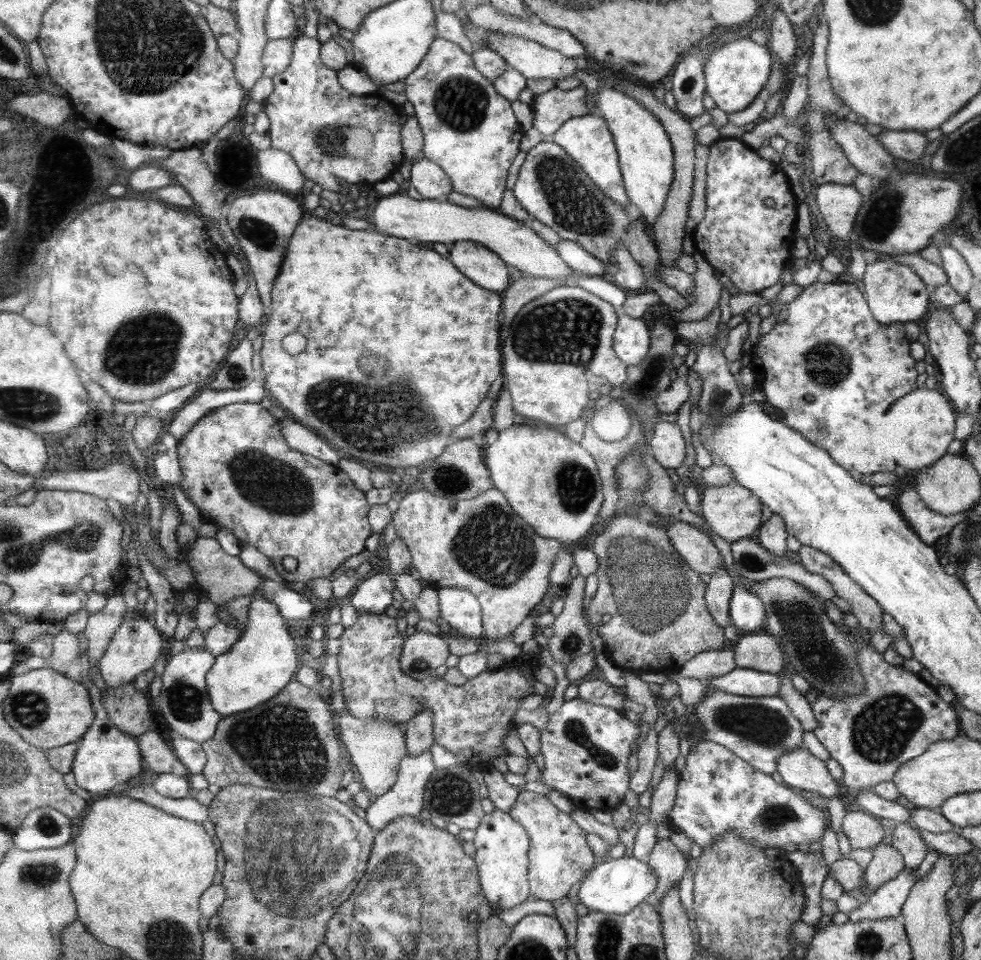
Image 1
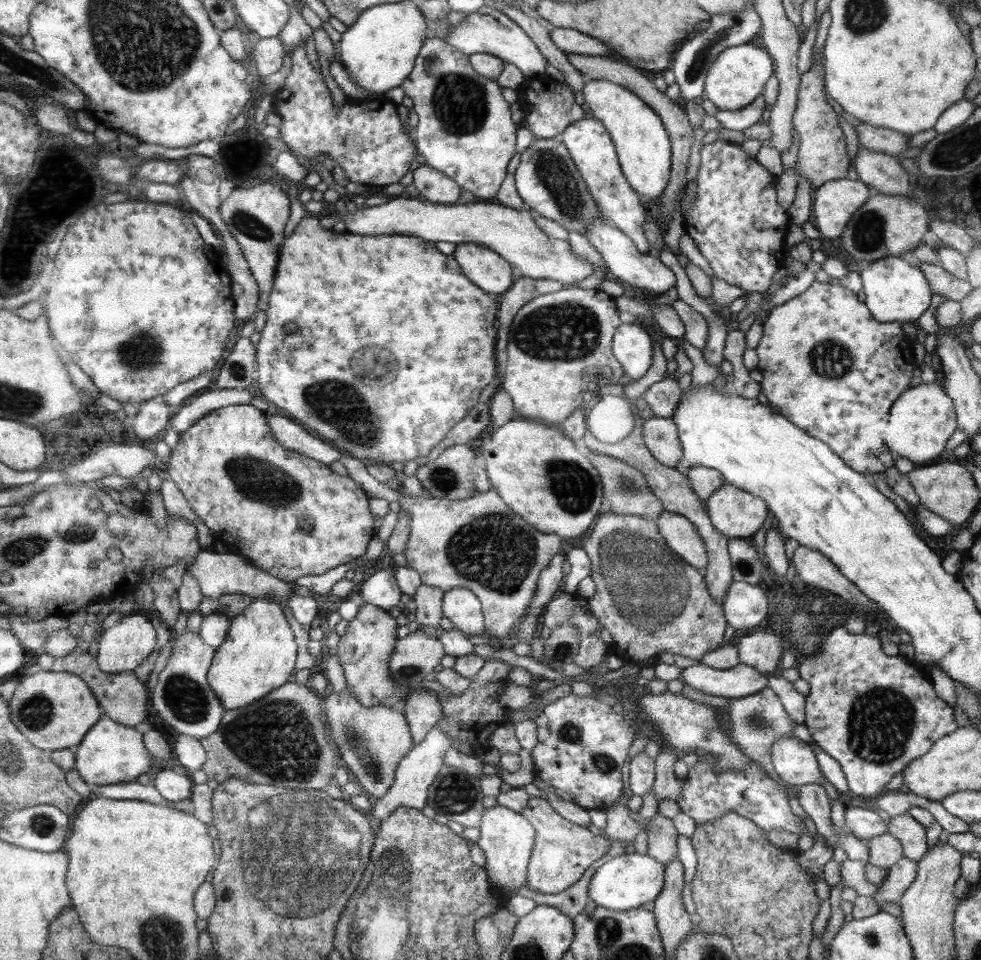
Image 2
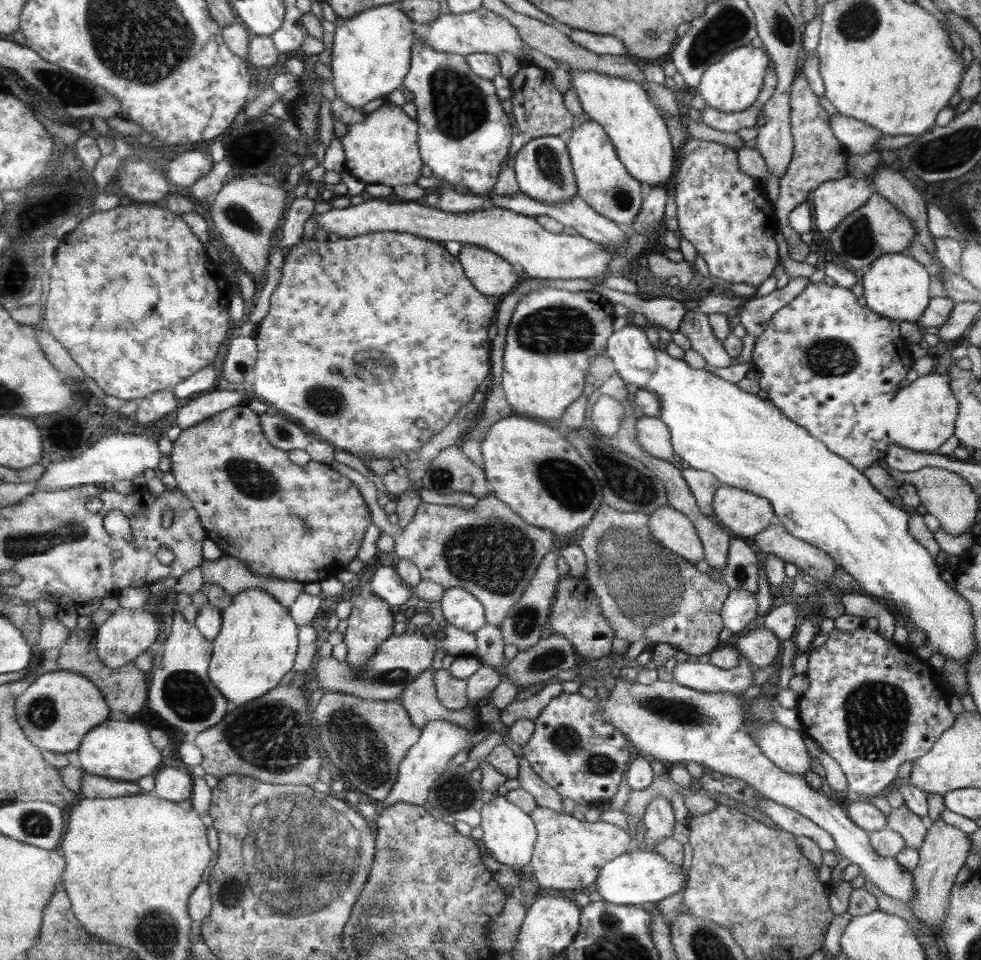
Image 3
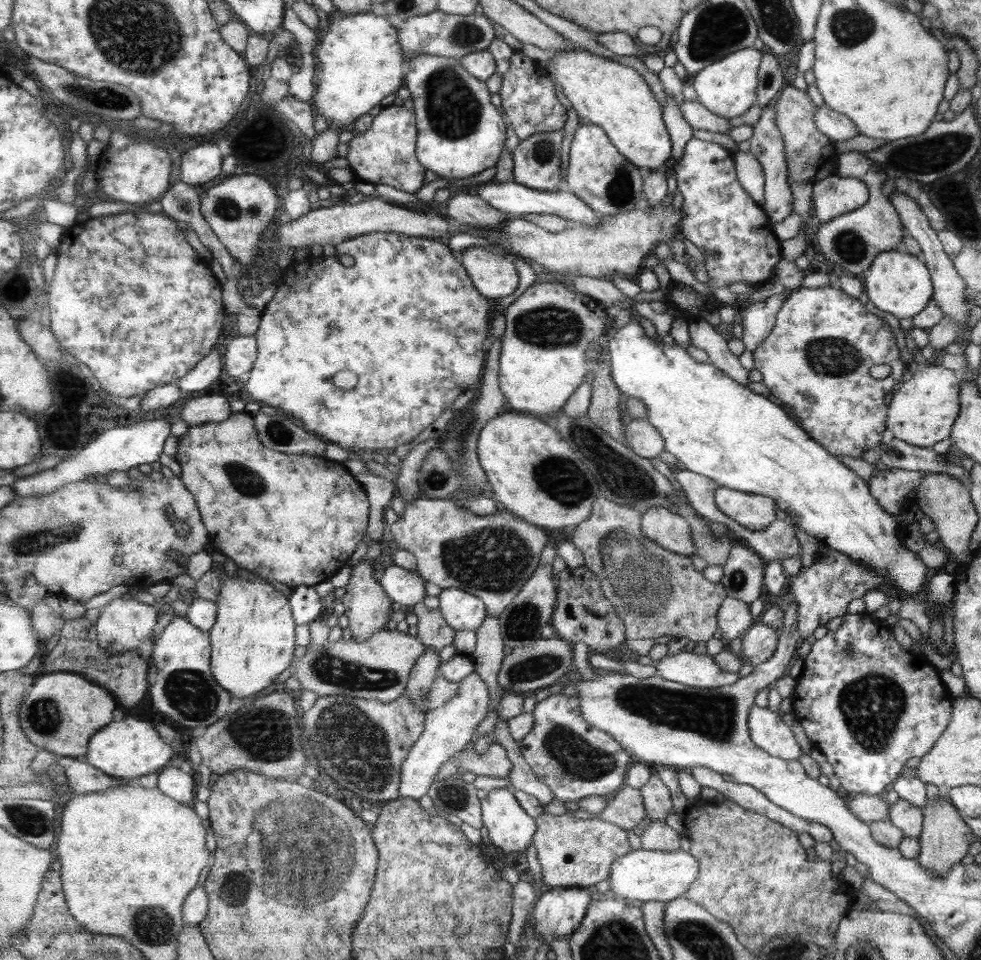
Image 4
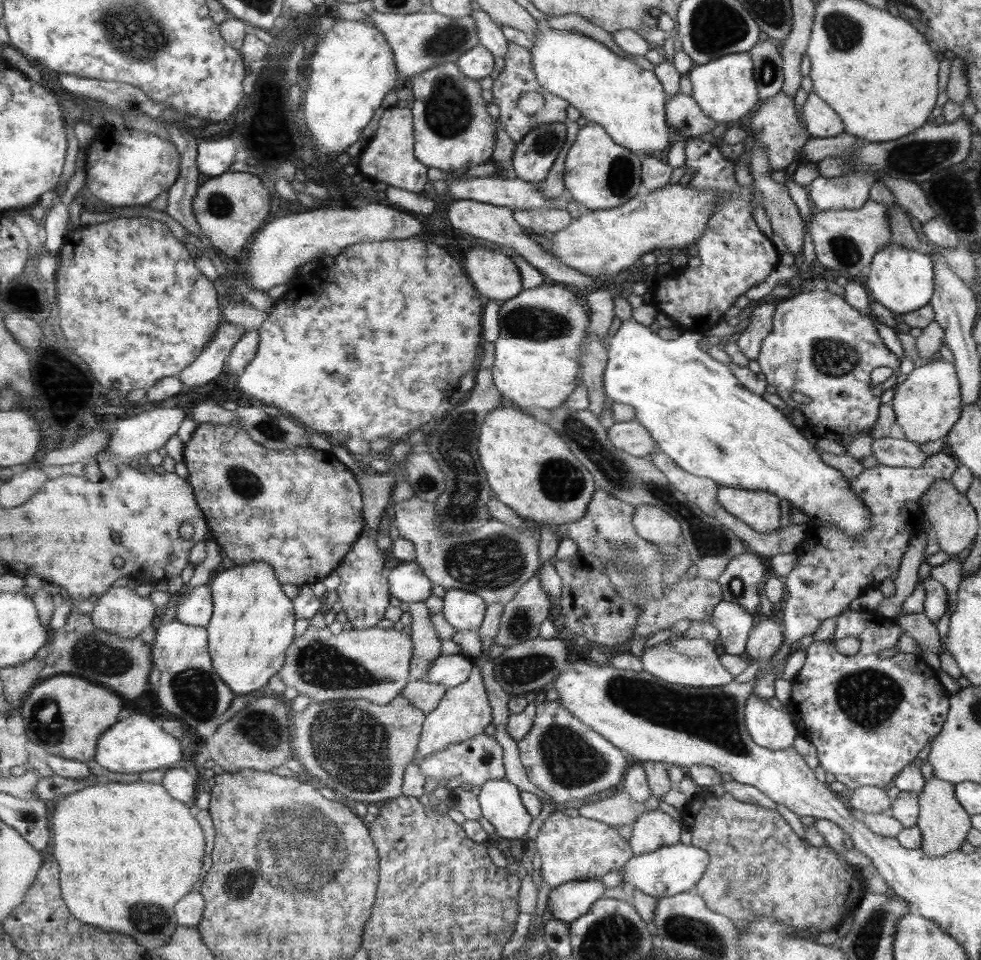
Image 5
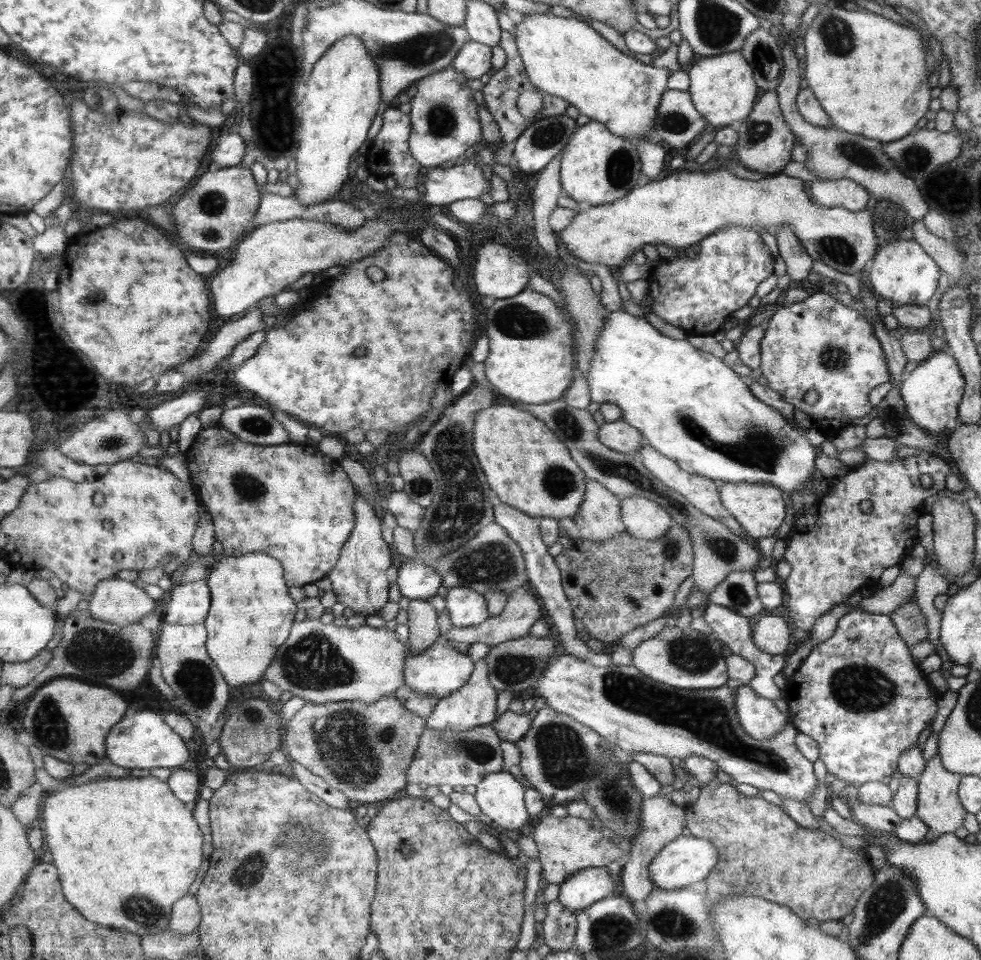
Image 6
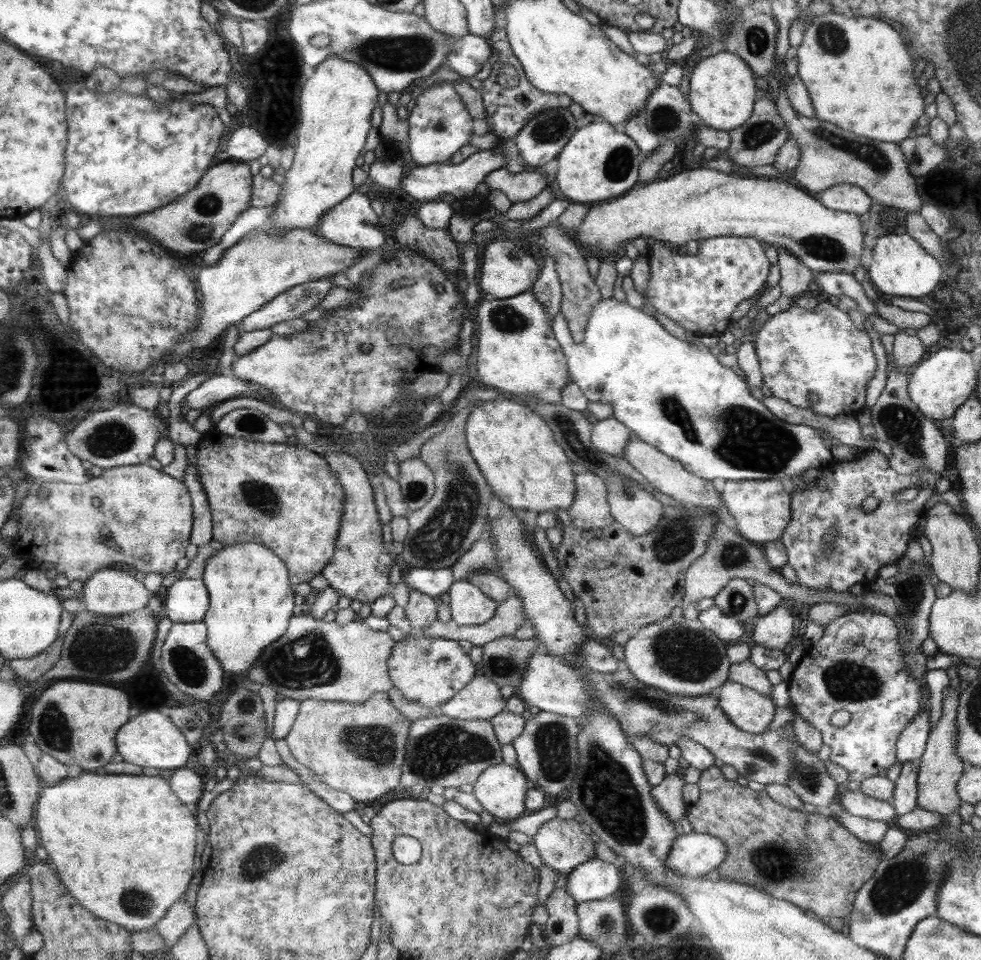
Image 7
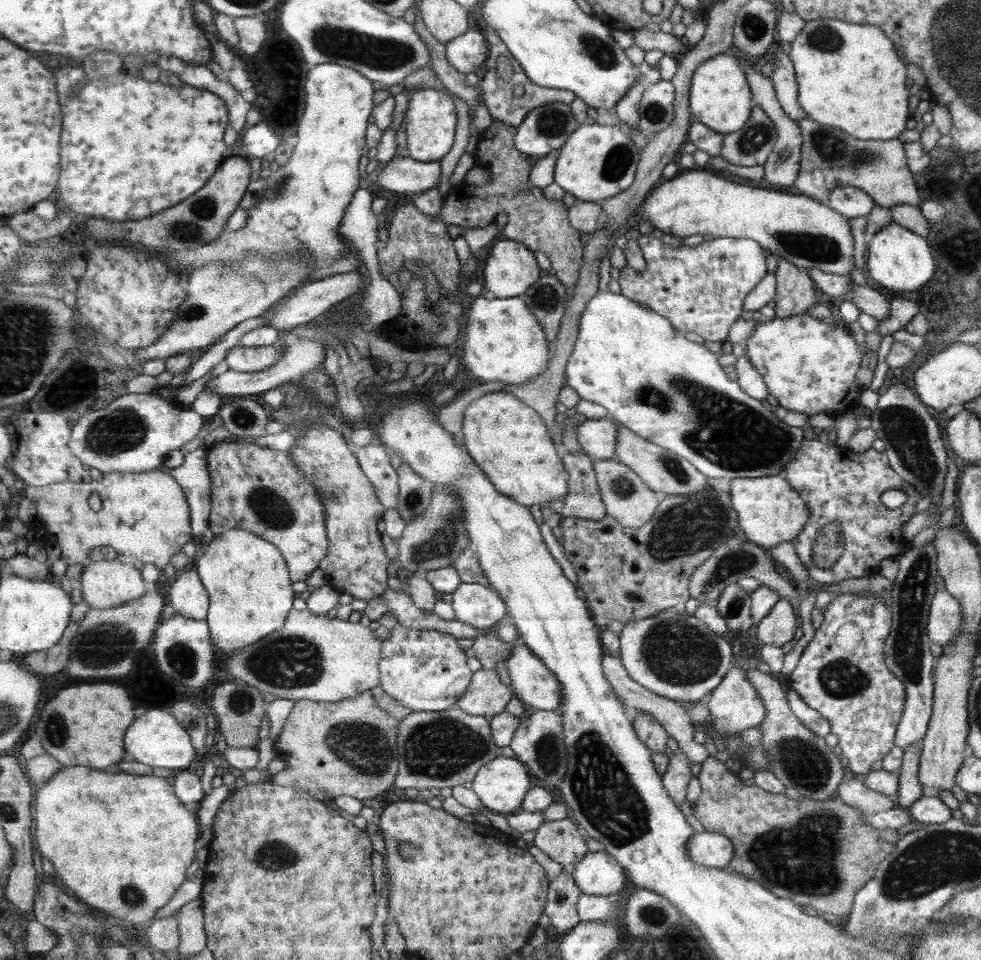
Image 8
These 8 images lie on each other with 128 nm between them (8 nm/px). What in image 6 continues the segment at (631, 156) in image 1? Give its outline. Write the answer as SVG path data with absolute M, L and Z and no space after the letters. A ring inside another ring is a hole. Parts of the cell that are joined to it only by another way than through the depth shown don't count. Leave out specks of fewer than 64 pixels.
M542 12L516 16L515 39L530 82L550 97L556 96L576 106L580 114L601 122L608 130L629 141L642 138L654 128L661 96L666 92L670 74L665 68L644 64L612 46L604 37L579 18L557 18Z

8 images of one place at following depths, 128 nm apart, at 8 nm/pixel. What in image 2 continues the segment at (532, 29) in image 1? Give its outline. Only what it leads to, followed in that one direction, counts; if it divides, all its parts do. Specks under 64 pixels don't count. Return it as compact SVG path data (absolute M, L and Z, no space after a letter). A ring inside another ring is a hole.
M555 27L554 30L549 32L552 42L566 54L586 54L612 56L609 46L606 46L602 40L598 40L587 34L582 34L577 30L571 28Z

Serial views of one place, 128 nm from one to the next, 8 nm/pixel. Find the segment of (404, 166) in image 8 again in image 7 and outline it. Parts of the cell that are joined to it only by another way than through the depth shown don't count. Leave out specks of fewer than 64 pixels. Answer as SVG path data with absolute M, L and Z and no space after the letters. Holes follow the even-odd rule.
M496 147L490 150L477 150L459 164L436 162L408 169L408 175L401 180L401 187L420 203L442 200L444 194L452 194L460 201L464 198L471 198L475 194L476 186L483 182L485 176L493 170L504 169L505 164L507 164L507 156Z

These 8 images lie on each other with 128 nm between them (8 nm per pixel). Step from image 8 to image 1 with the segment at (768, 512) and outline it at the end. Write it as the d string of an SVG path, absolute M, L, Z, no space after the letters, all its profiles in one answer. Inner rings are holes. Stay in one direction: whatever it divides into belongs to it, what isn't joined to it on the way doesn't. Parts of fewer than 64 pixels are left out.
M734 480L726 486L707 486L702 492L701 513L709 528L722 536L726 542L736 542L744 537L750 537L751 534L759 528L762 522L761 505L763 504L748 488L744 488L740 483Z

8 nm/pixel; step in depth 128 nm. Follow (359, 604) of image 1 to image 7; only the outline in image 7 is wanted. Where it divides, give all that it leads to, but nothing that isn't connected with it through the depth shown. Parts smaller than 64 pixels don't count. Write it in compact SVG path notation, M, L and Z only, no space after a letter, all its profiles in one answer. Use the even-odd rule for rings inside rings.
M416 567L405 573L405 583L409 588L416 588L428 596L440 596L448 592L452 583L456 581L452 576L451 567L432 569Z

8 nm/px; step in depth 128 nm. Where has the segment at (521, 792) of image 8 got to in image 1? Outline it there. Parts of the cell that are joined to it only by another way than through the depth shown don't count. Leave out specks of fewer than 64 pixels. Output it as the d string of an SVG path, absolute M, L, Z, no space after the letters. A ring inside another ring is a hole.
M495 808L492 813L483 816L473 843L476 847L473 859L478 867L481 893L486 897L493 914L514 908L532 898L527 879L530 839L520 823L516 823L507 812Z

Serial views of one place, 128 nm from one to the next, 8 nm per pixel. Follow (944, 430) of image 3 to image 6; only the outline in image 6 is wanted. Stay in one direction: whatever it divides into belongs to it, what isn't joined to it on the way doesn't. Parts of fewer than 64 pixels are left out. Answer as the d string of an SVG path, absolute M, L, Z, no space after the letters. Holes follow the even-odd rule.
M947 350L934 353L906 374L899 389L908 416L912 422L919 424L925 432L936 436L945 430L944 426L947 422L959 418L958 405L964 394L965 380L956 359Z

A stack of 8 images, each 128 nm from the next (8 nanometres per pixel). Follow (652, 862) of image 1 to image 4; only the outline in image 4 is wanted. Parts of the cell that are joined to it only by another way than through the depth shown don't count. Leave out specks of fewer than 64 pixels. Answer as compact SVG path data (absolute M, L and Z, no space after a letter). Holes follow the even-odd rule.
M652 770L648 782L642 788L639 788L639 791L643 798L645 813L648 814L651 822L664 821L673 812L670 791L662 783L655 770Z

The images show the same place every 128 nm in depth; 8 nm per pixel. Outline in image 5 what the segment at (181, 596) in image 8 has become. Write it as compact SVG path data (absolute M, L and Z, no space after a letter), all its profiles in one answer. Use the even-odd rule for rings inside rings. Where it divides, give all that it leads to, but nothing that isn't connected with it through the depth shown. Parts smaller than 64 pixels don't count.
M208 584L196 586L186 594L183 594L182 590L182 600L176 600L172 604L177 607L176 620L178 622L183 622L188 626L208 626L213 613L213 598L211 597L211 588L208 587Z

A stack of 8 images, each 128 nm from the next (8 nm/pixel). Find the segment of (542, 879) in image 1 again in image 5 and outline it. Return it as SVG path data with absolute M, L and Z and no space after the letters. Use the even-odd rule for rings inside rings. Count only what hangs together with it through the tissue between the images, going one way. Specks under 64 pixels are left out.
M562 809L555 810L540 826L535 839L537 851L542 861L543 879L551 888L556 888L572 880L601 880L611 870L621 870L634 856L629 842L610 826L584 816L572 818Z

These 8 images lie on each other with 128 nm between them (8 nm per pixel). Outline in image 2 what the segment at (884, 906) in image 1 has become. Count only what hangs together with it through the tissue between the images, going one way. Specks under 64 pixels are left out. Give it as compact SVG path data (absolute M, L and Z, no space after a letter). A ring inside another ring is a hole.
M902 857L888 870L886 878L877 885L876 894L872 894L877 905L882 908L885 902L897 902L907 891L907 888L914 882L918 870L918 863L915 860Z

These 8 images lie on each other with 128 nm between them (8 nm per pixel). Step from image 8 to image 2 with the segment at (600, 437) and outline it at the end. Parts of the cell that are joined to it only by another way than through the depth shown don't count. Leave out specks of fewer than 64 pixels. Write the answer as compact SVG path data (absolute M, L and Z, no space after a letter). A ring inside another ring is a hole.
M652 417L643 422L643 439L652 456L664 466L675 468L683 457L676 423L672 418Z

